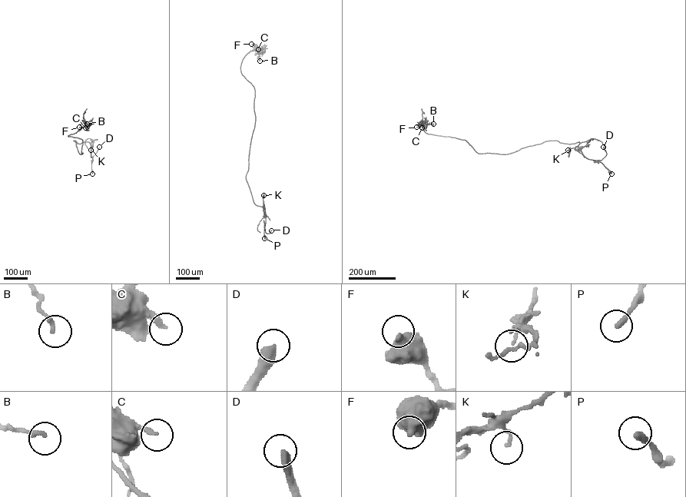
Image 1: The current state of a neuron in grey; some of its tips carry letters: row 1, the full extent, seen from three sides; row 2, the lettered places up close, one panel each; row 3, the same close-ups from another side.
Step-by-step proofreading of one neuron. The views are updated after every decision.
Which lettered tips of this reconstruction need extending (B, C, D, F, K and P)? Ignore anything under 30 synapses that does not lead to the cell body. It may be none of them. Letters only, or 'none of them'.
D

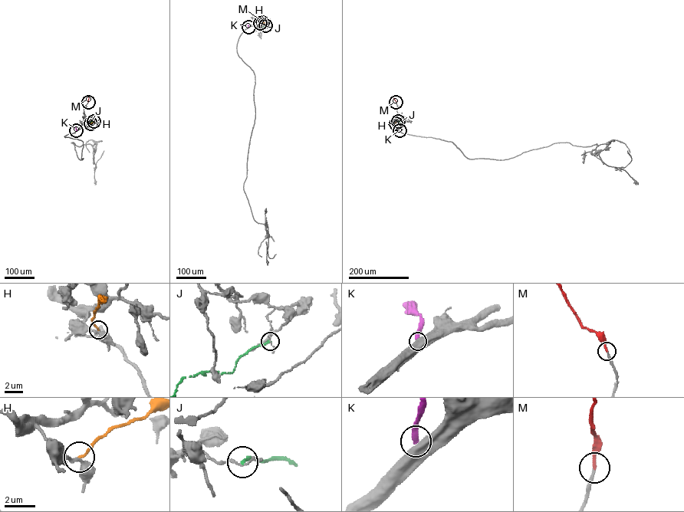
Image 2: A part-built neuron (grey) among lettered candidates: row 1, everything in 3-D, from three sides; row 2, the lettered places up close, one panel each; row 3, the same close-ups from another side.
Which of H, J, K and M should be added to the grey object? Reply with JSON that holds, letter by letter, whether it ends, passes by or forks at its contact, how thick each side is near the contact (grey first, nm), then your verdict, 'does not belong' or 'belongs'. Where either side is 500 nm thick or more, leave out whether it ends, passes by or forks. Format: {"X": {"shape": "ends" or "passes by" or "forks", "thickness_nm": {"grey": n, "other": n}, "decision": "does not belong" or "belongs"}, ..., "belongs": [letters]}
{"H": {"shape": "ends", "thickness_nm": {"grey": 320, "other": 160}, "decision": "does not belong"}, "J": {"shape": "ends", "thickness_nm": {"grey": 120, "other": 170}, "decision": "does not belong"}, "K": {"thickness_nm": {"grey": 550, "other": 240}, "decision": "does not belong"}, "M": {"shape": "ends", "thickness_nm": {"grey": 190, "other": 200}, "decision": "belongs"}, "belongs": ["M"]}

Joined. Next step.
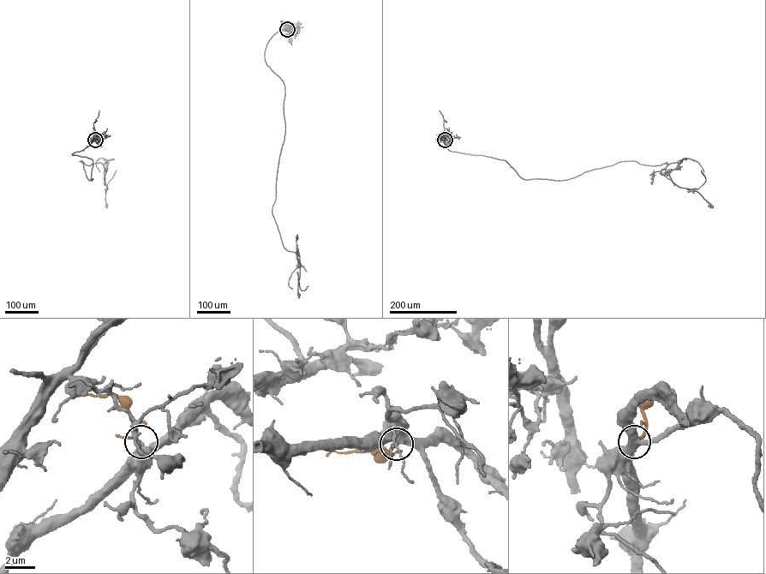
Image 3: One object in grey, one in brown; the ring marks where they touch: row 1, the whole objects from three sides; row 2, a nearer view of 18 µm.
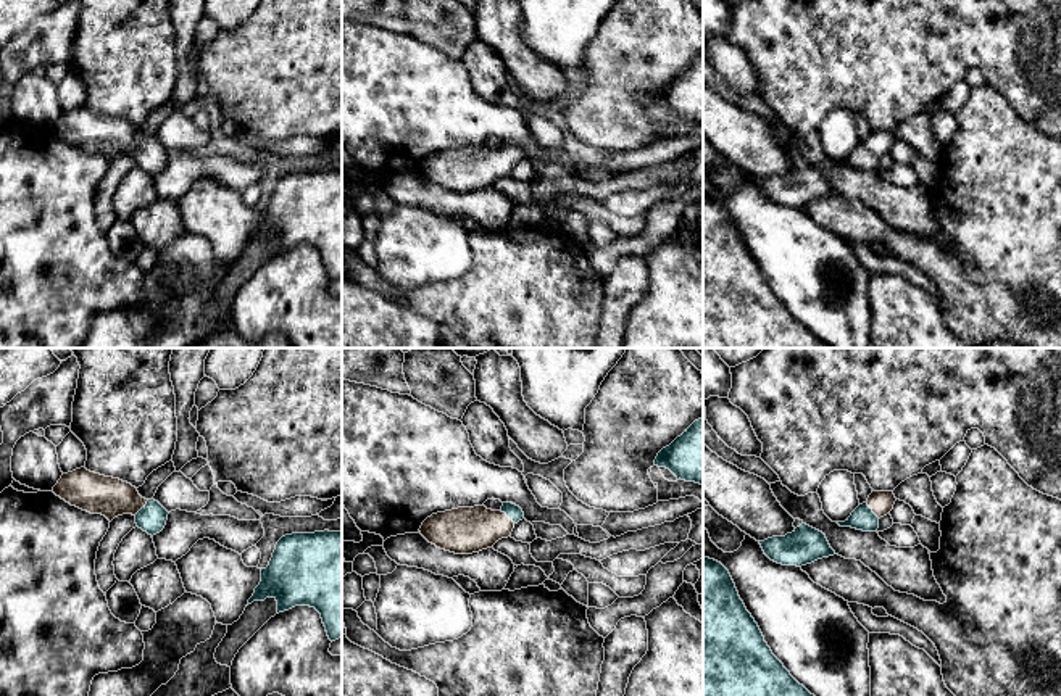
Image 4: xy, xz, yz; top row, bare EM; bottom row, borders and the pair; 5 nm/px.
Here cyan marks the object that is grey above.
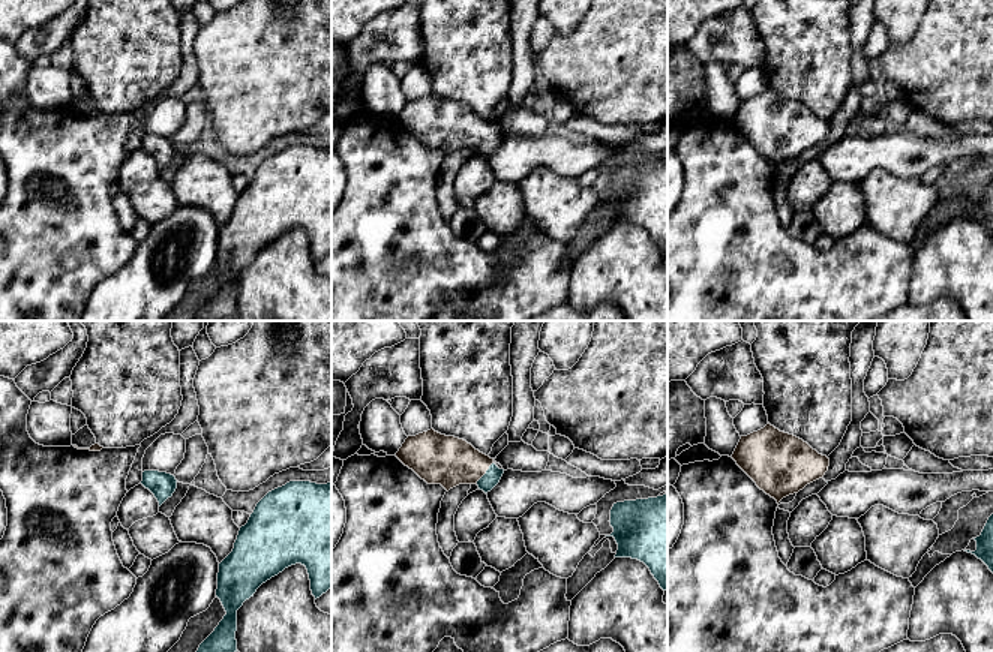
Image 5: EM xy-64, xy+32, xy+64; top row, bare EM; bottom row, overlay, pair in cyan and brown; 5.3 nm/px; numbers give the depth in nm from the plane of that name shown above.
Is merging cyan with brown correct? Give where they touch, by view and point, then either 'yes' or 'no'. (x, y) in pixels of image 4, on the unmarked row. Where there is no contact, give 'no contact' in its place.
yz (871, 149) | yes

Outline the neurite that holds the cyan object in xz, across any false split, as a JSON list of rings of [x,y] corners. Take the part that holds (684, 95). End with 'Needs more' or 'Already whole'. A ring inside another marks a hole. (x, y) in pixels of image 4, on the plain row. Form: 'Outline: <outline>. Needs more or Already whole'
Outline: [[[703,56],[663,87],[655,105],[669,108],[677,119],[703,124]]]. Already whole

